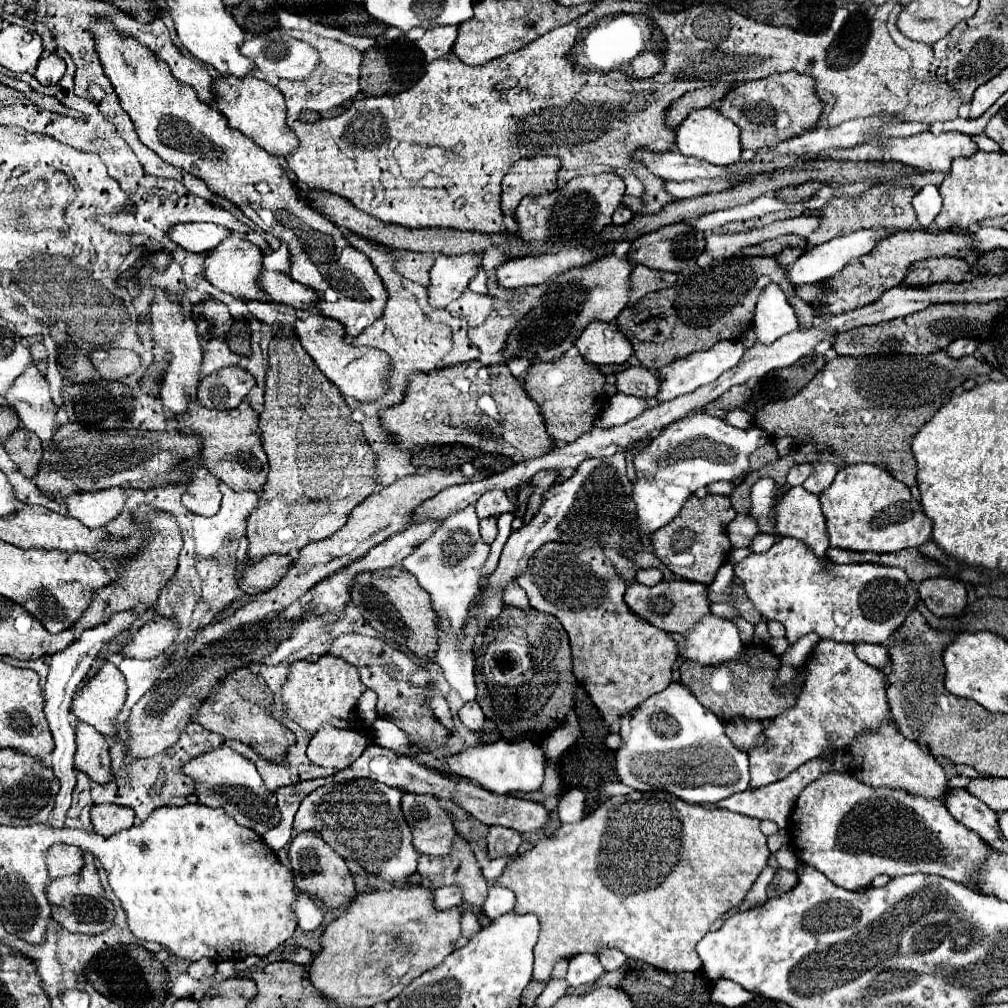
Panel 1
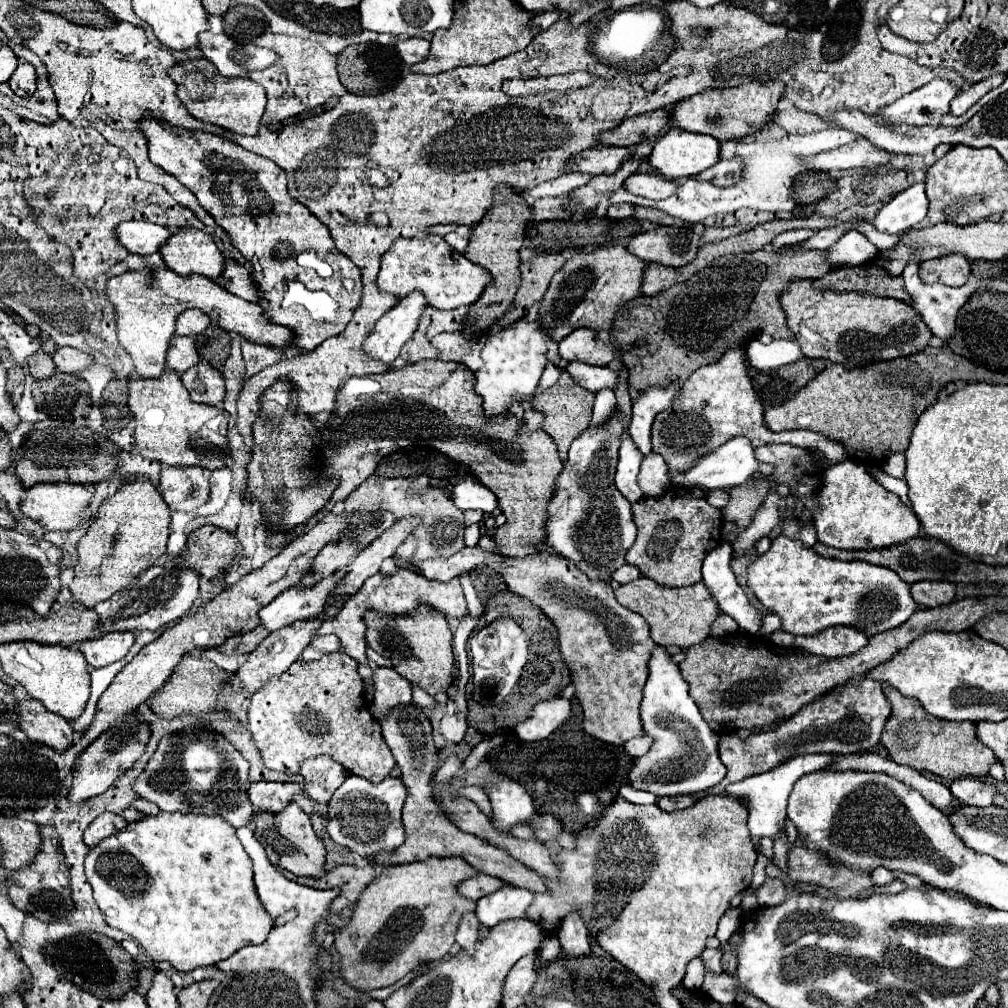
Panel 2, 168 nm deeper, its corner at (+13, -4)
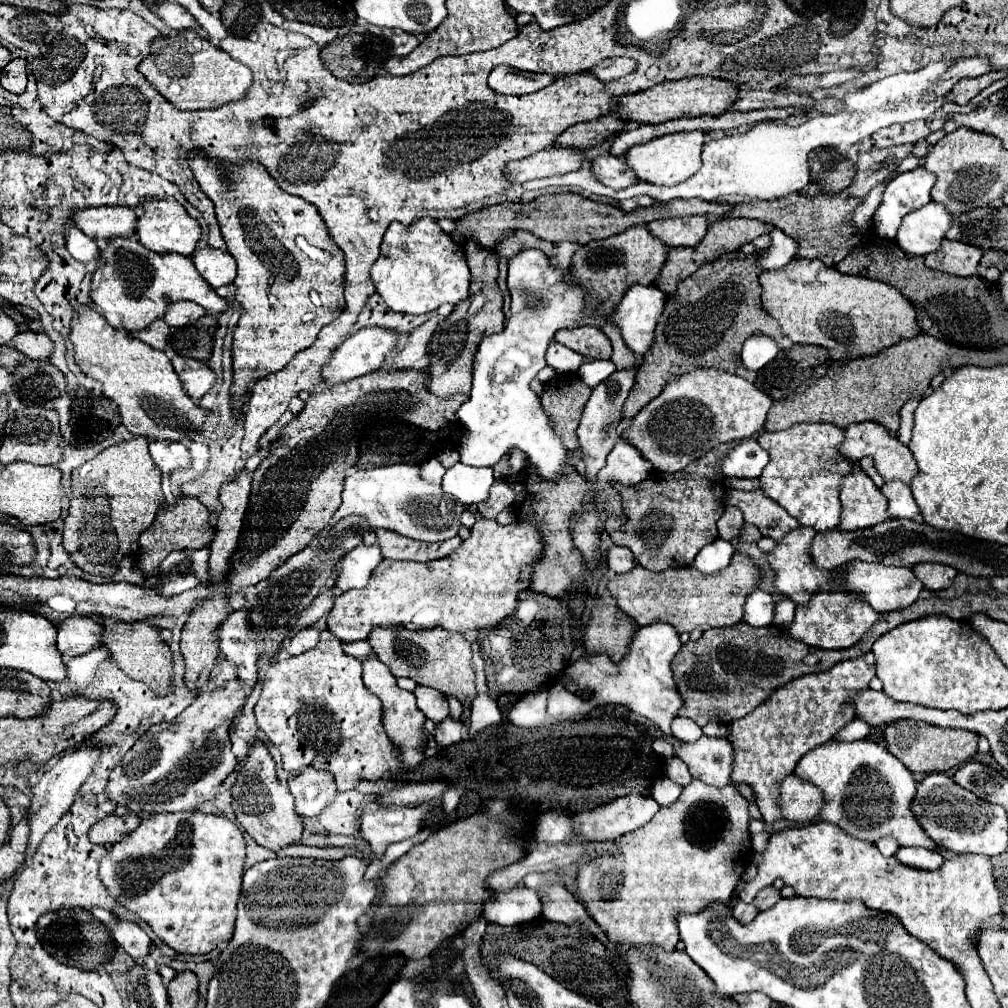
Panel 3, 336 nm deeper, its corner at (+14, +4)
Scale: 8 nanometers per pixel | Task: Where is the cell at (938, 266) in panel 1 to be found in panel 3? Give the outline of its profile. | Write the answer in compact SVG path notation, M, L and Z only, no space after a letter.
M943 240L941 250L925 256L925 264L929 268L937 268L955 276L973 276L977 274L977 266L981 262L983 250L957 240Z

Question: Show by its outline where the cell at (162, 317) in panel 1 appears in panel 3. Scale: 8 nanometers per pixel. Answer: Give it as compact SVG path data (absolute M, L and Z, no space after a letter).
M113 238L99 252L99 258L91 274L91 300L109 324L125 328L131 336L147 328L153 320L163 318L167 304L177 300L193 300L215 314L227 310L227 300L209 288L197 274L193 262L181 254L157 254L149 252L135 238Z

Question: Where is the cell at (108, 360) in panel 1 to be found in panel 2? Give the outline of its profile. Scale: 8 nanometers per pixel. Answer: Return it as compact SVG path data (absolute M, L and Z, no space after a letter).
M56 348L52 358L54 358L56 368L60 372L66 372L66 374L82 372L84 368L94 364L94 358L90 354L84 354L80 350L76 350L76 348Z

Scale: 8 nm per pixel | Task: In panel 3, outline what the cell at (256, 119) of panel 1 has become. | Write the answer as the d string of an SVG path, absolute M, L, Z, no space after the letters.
M191 30L153 40L151 54L137 68L179 110L205 110L241 100L253 80L253 72L245 64L233 60L227 52Z

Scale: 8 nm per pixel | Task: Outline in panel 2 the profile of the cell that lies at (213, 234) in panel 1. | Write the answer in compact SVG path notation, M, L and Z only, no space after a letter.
M126 222L116 228L116 236L122 246L126 246L134 254L152 254L166 244L172 232L164 226L150 224L150 222Z

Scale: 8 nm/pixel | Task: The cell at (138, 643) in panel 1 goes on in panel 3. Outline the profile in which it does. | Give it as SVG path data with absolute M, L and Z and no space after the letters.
M71 616L57 624L57 648L61 656L79 656L83 652L101 646L101 624L95 624L93 618Z

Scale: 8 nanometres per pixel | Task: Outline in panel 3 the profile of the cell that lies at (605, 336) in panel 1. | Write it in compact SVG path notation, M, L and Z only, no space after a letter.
M577 326L563 328L555 334L555 340L589 360L611 358L611 342L597 326Z

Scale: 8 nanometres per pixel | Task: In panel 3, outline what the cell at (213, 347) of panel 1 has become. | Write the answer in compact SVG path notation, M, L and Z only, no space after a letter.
M155 320L153 324L149 324L149 328L141 330L137 338L157 350L165 350L165 344L169 338L169 326L165 324L165 320Z

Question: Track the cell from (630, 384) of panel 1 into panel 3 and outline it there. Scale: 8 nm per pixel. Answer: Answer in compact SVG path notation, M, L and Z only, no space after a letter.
M553 340L553 342L549 344L549 348L547 348L545 360L547 360L547 364L549 364L551 368L555 368L559 374L567 374L567 372L577 372L585 358L583 358L581 354L569 350L567 346L557 344L557 342Z

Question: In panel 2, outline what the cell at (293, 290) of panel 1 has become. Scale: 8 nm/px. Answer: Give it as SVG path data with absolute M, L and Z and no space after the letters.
M242 264L236 266L226 266L226 270L222 272L224 278L224 286L228 292L248 300L248 302L258 302L262 300L262 296L258 296L258 288L254 288L254 280L250 280L250 272L248 268L244 268Z

